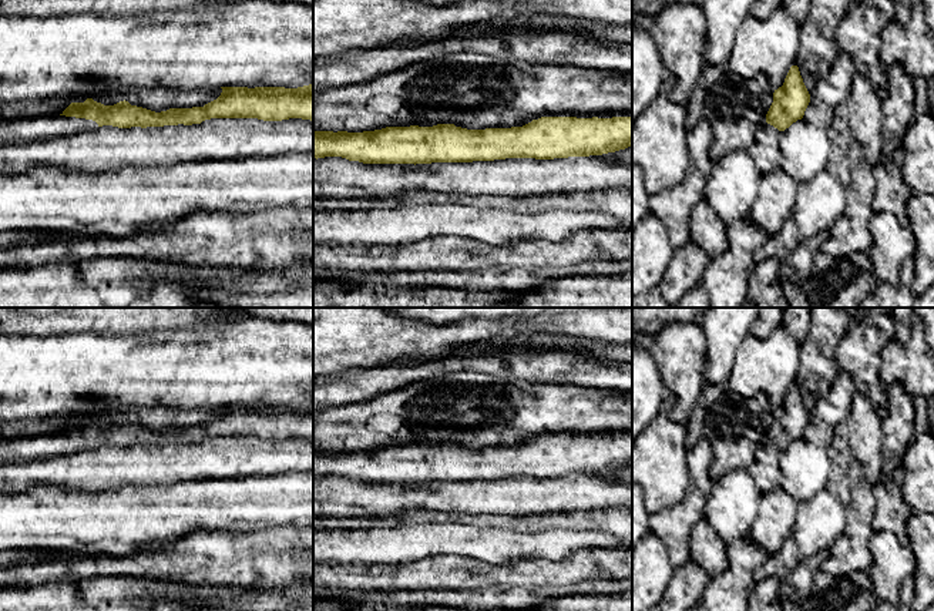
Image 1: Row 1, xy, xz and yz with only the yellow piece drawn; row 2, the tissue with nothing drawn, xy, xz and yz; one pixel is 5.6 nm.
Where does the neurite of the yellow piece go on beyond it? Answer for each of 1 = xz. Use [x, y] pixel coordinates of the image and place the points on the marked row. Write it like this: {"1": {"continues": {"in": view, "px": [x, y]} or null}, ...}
{"1": {"continues": null}}

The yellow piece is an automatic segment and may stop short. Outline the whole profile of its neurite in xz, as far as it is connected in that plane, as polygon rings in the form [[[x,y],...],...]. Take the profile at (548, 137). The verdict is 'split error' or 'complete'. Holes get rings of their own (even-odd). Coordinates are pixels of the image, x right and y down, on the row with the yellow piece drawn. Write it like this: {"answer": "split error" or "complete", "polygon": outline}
{"answer": "complete", "polygon": [[[541,117],[523,127],[467,130],[454,124],[386,127],[374,131],[313,131],[313,158],[342,157],[363,164],[473,162],[505,158],[554,160],[602,155],[632,145],[632,117]]]}

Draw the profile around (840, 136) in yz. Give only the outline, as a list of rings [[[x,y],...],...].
[[[841,103],[833,110],[833,122],[829,128],[829,138],[831,154],[829,158],[827,171],[836,177],[841,184],[850,184],[850,157],[853,135],[849,124],[849,108]]]

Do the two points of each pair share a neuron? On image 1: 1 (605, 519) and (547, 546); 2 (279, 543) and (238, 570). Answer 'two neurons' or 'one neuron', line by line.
1: two neurons
2: one neuron

